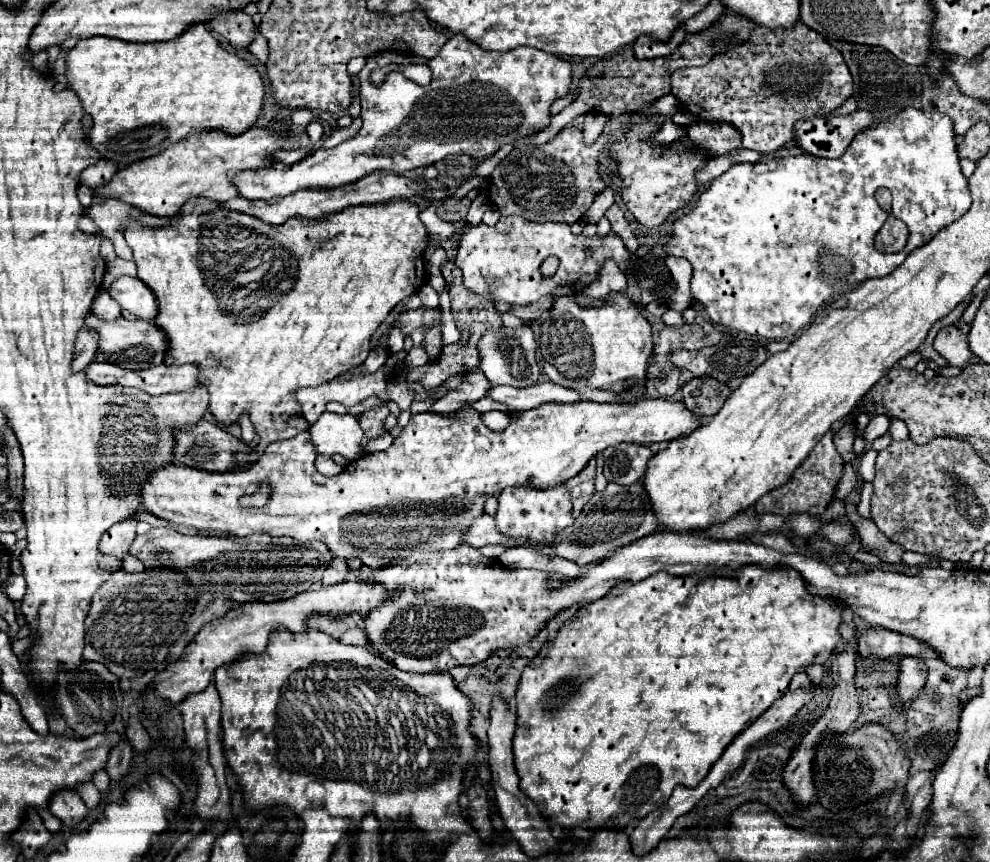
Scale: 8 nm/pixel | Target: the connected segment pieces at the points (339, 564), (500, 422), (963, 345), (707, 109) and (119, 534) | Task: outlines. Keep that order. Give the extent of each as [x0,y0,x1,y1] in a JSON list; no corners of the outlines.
[[321,557,348,587],[480,412,510,432],[934,326,972,366],[672,22,852,154],[100,520,136,558]]

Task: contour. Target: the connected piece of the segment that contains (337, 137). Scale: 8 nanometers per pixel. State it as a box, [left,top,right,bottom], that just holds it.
[324,118,362,148]

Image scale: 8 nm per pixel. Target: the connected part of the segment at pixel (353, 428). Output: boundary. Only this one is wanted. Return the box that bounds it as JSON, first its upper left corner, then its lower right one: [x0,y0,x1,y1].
[310,412,362,462]

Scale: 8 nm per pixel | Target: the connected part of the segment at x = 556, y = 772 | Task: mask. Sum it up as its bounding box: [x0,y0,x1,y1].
[512,566,842,830]

